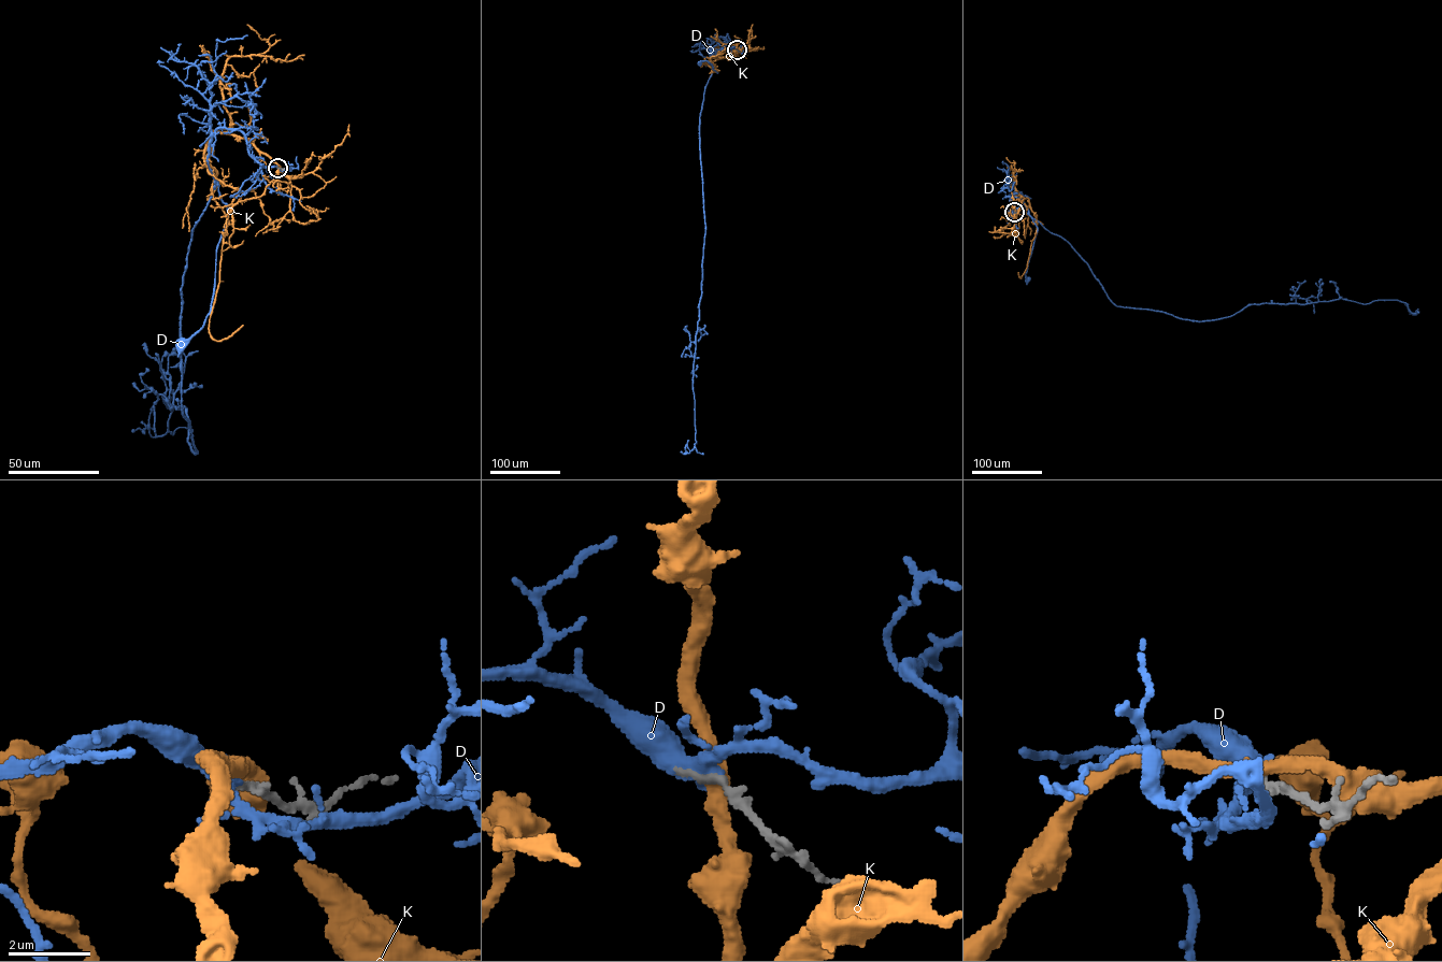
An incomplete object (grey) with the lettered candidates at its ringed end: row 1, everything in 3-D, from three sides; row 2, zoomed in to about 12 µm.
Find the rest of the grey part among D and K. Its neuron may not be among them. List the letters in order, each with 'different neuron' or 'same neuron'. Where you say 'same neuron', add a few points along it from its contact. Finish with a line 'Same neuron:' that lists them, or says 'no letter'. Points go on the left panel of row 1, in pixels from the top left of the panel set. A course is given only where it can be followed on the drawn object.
D: same neuron; course (277, 168), (257, 161), (239, 130), (212, 134), (208, 168), (227, 223), (210, 312), (181, 342)
K: different neuron
Same neuron: D

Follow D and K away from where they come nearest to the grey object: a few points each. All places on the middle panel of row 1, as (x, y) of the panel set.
D: (737, 49), (719, 49), (712, 56), (710, 63), (717, 73), (711, 62), (699, 63)
K: (737, 49), (736, 54), (713, 60), (709, 66), (713, 72), (717, 71), (710, 58), (723, 53)

